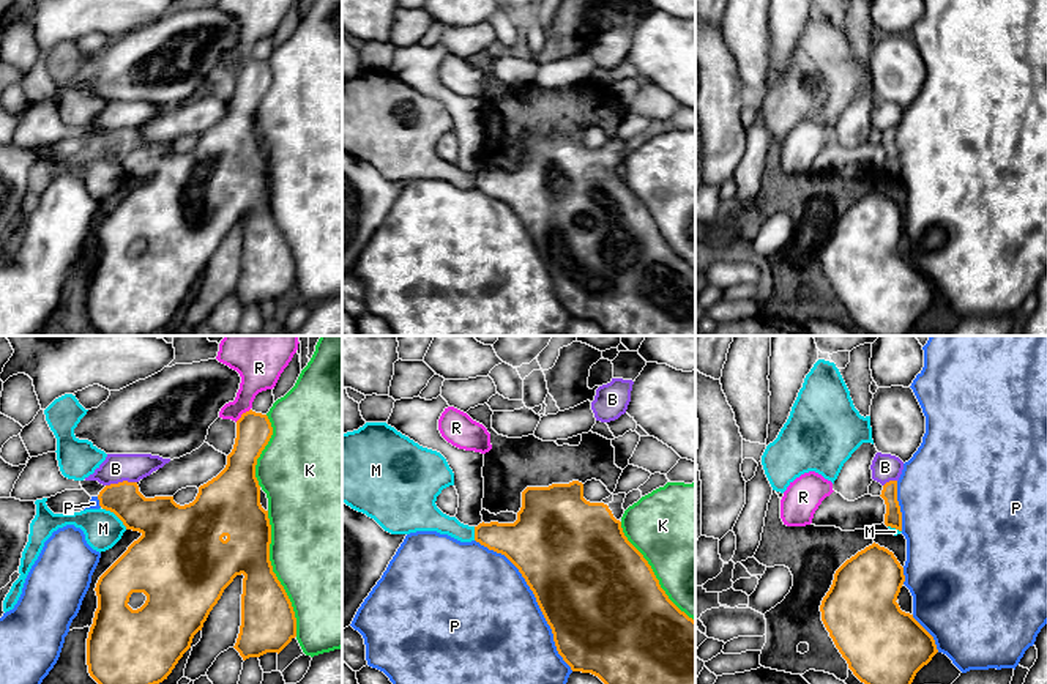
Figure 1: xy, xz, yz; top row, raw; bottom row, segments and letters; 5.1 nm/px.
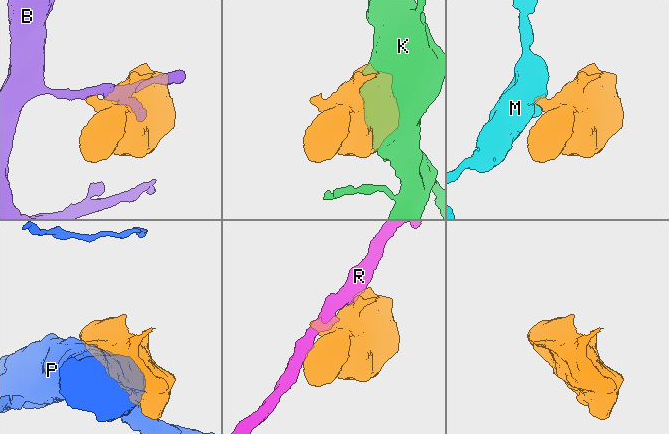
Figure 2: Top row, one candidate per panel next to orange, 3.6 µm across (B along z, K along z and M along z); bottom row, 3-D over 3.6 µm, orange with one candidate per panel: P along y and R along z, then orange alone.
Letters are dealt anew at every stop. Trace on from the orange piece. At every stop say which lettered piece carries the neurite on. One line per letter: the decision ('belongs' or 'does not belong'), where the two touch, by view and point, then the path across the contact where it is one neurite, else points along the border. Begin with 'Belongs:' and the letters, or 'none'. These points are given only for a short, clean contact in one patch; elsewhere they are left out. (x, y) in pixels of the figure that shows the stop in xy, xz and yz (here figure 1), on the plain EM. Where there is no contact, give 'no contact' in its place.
Belongs: none
B: does not belong; meets orange in xy at (120, 130); border along xy (136, 128), (119, 128), (106, 133)
K: does not belong; meets orange in xy at (275, 221)
M: does not belong; meets orange in xy at (115, 161); border along xy (103, 155), (109, 156), (126, 175)
P: does not belong; meets orange in xz at (536, 246)
R: does not belong; meets orange in xy at (242, 62); border along xy (249, 55), (235, 68)

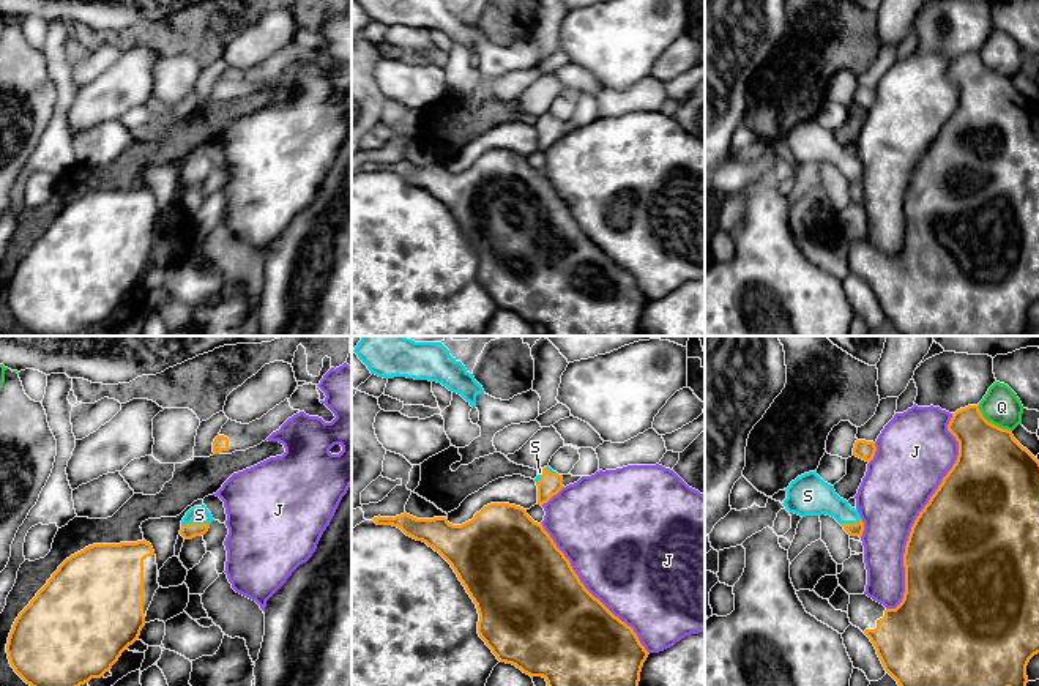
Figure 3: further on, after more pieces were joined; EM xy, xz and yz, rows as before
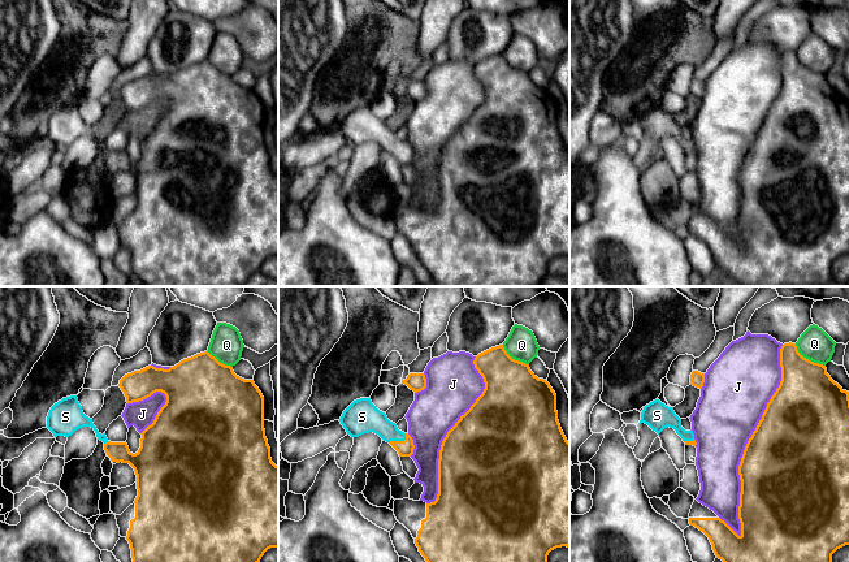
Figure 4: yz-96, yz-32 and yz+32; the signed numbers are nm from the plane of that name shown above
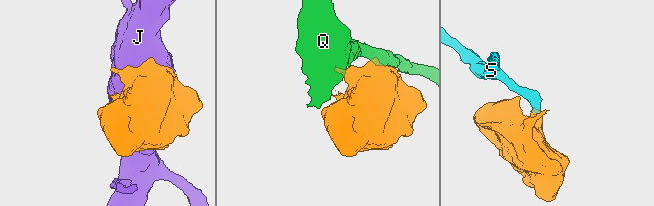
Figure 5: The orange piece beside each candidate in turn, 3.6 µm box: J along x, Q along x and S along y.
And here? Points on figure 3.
Belongs: S
J: does not belong; meets orange in yz at (919, 161)
Q: does not belong; meets orange in yz at (990, 70)
S: belongs; meets orange in xy at (194, 171); runs through xy (189, 177), (194, 171), (199, 161)

